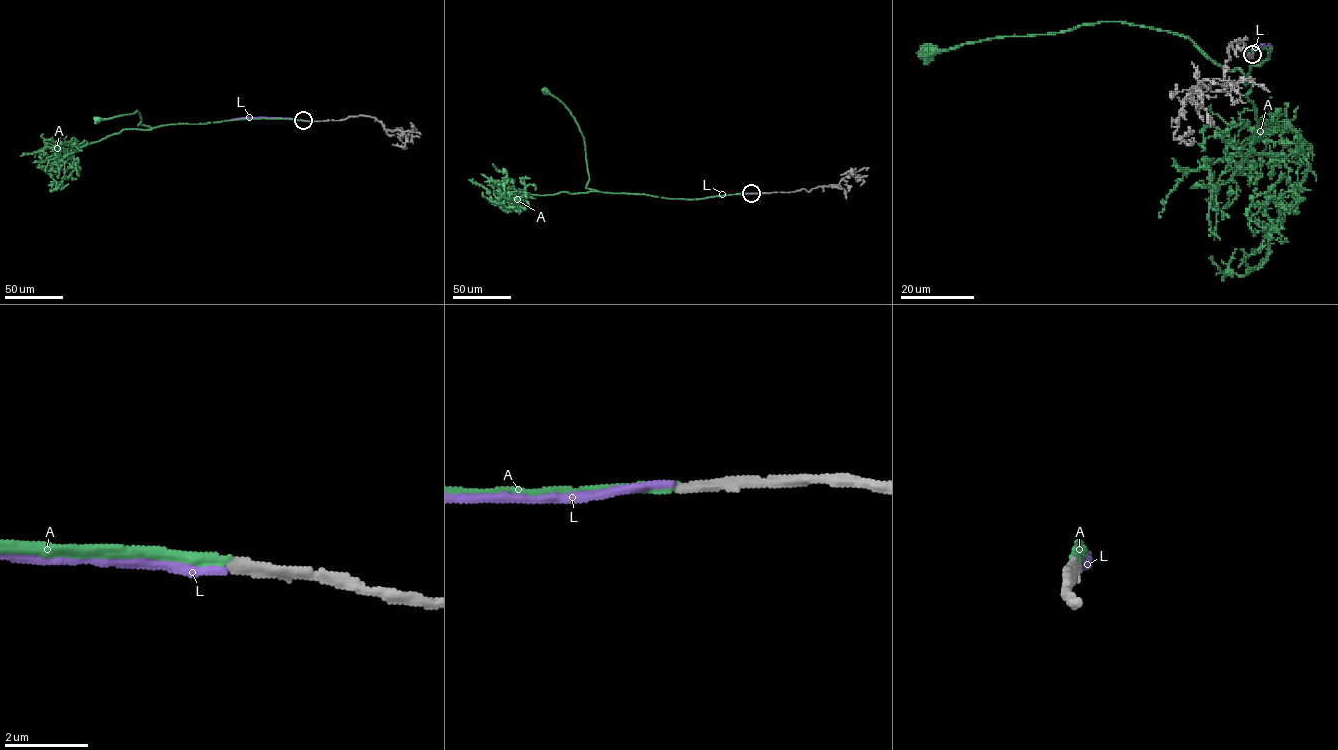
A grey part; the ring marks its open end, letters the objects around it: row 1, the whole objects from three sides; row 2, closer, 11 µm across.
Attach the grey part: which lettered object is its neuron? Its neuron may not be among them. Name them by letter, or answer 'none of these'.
A

